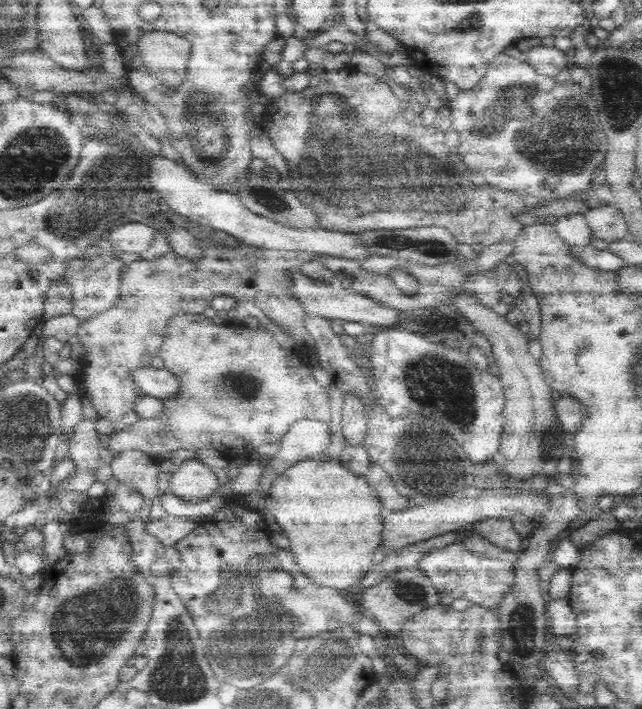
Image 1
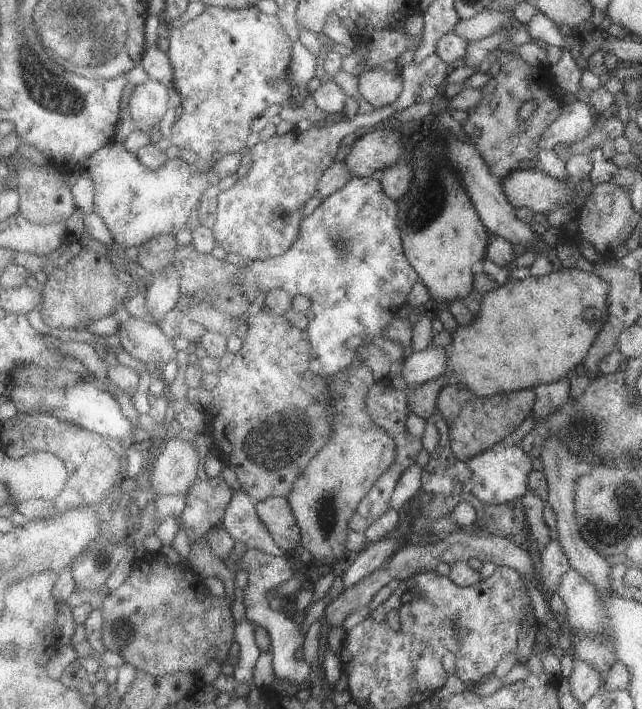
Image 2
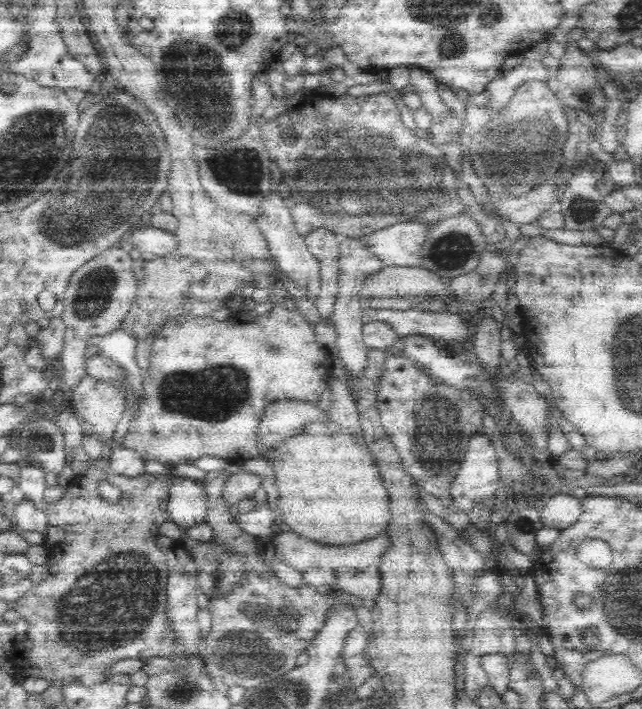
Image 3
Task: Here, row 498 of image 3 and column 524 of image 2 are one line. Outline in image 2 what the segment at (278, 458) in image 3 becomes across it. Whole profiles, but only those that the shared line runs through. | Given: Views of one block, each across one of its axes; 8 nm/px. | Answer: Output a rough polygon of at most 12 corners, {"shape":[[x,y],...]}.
{"shape":[[509,280],[445,346],[481,396],[567,378],[613,284]]}

